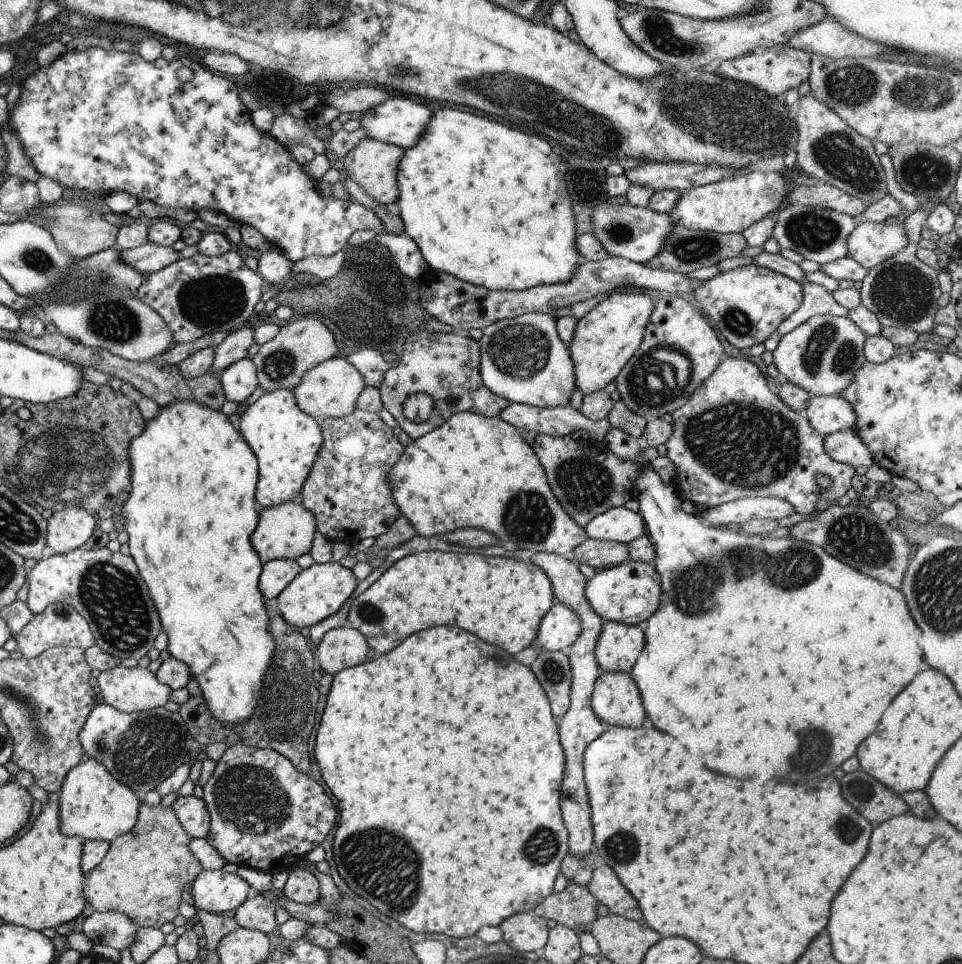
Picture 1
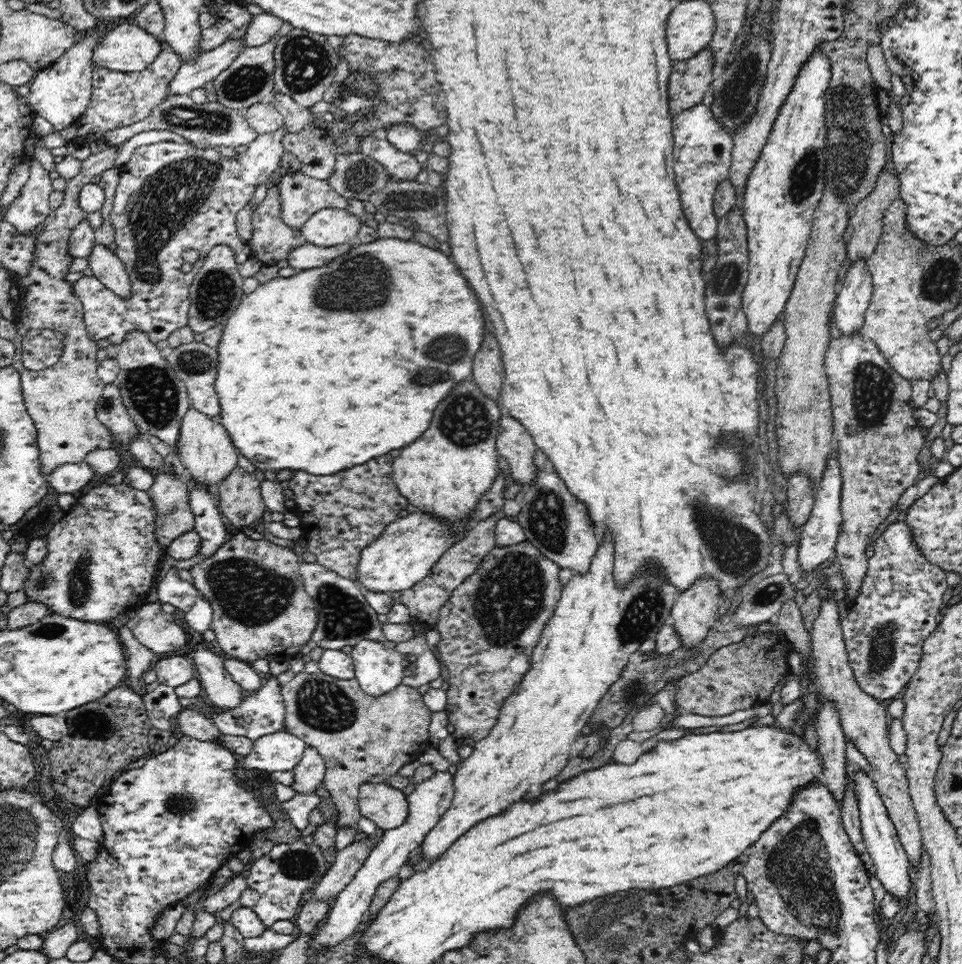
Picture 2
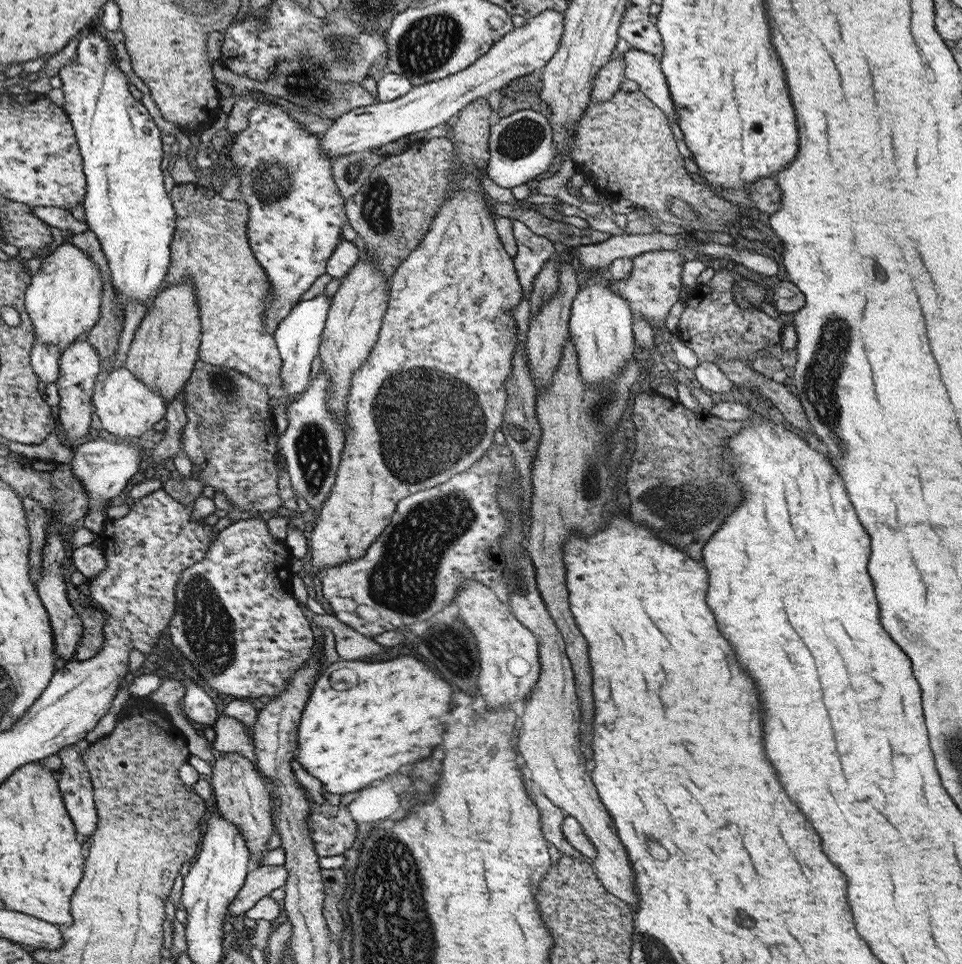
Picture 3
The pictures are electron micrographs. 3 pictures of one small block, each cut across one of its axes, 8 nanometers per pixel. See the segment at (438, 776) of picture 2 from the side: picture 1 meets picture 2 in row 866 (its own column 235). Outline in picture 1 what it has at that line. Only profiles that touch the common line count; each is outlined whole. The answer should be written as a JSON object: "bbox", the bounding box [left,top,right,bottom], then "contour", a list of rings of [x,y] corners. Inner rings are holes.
{"bbox":[218,357,258,402],"contour":[[[243,357],[226,366],[218,374],[226,400],[243,402],[258,385],[256,368],[249,357]]]}

